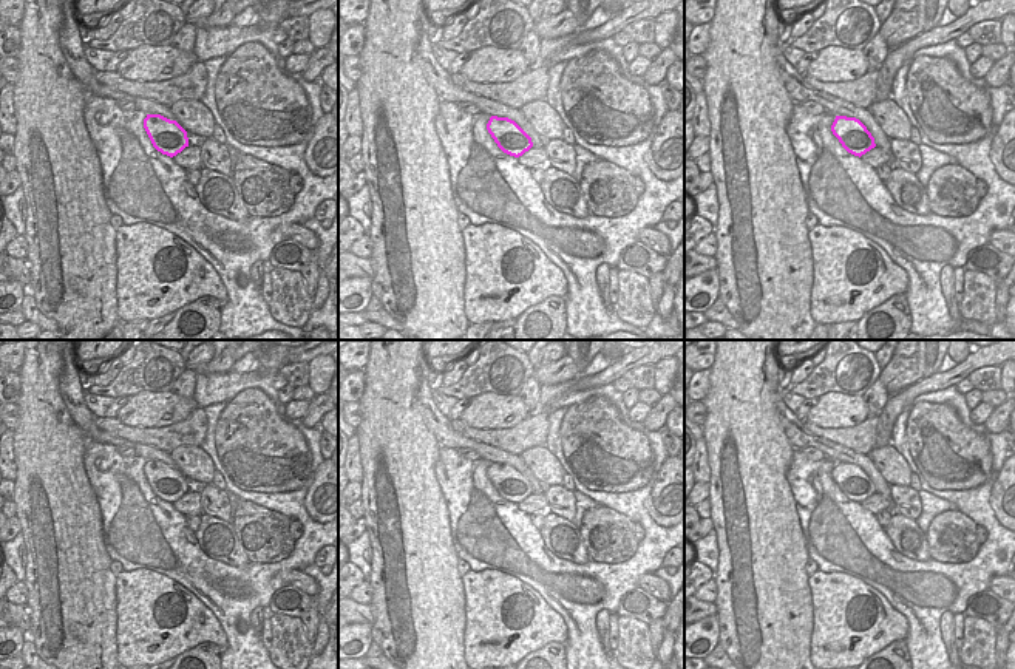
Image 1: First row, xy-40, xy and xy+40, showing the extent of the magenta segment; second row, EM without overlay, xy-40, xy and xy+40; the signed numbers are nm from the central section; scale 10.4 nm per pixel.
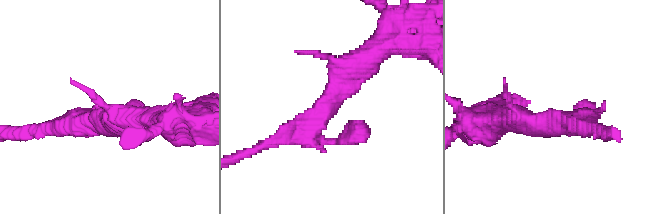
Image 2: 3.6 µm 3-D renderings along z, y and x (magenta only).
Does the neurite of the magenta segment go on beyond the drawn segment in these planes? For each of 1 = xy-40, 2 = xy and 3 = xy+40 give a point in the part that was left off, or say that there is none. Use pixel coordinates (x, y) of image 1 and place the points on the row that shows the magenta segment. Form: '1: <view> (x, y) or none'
1: none
2: none
3: none

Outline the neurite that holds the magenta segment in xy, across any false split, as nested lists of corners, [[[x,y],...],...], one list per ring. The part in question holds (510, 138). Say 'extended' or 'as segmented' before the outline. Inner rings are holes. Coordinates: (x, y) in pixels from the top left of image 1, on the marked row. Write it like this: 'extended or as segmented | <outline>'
as segmented | [[[491,116],[487,130],[497,147],[510,156],[519,158],[533,147],[531,138],[508,117]]]

